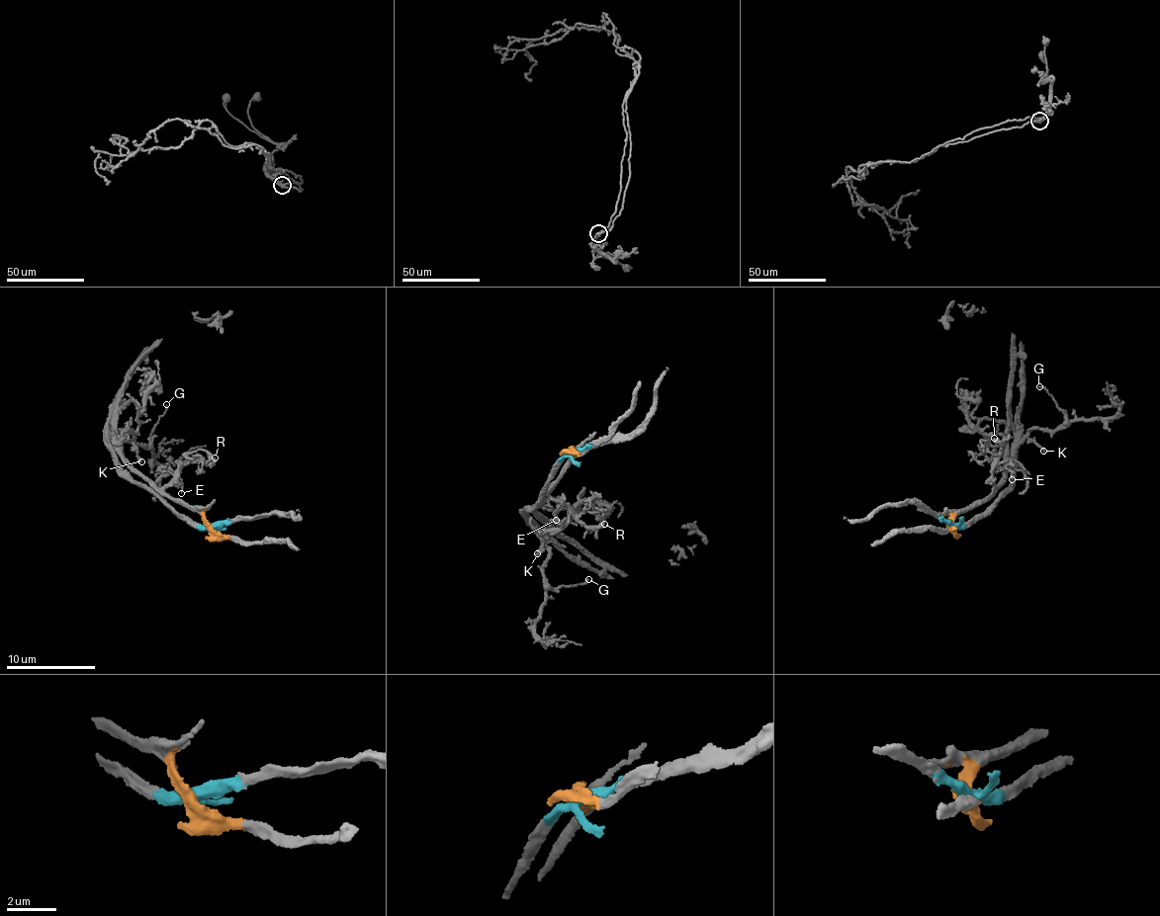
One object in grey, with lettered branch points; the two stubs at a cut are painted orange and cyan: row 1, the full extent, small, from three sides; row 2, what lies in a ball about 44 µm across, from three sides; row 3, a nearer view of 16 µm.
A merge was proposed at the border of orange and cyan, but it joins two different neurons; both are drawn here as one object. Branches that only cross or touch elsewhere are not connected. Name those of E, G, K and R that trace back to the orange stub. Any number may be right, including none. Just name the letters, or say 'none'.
E, R

